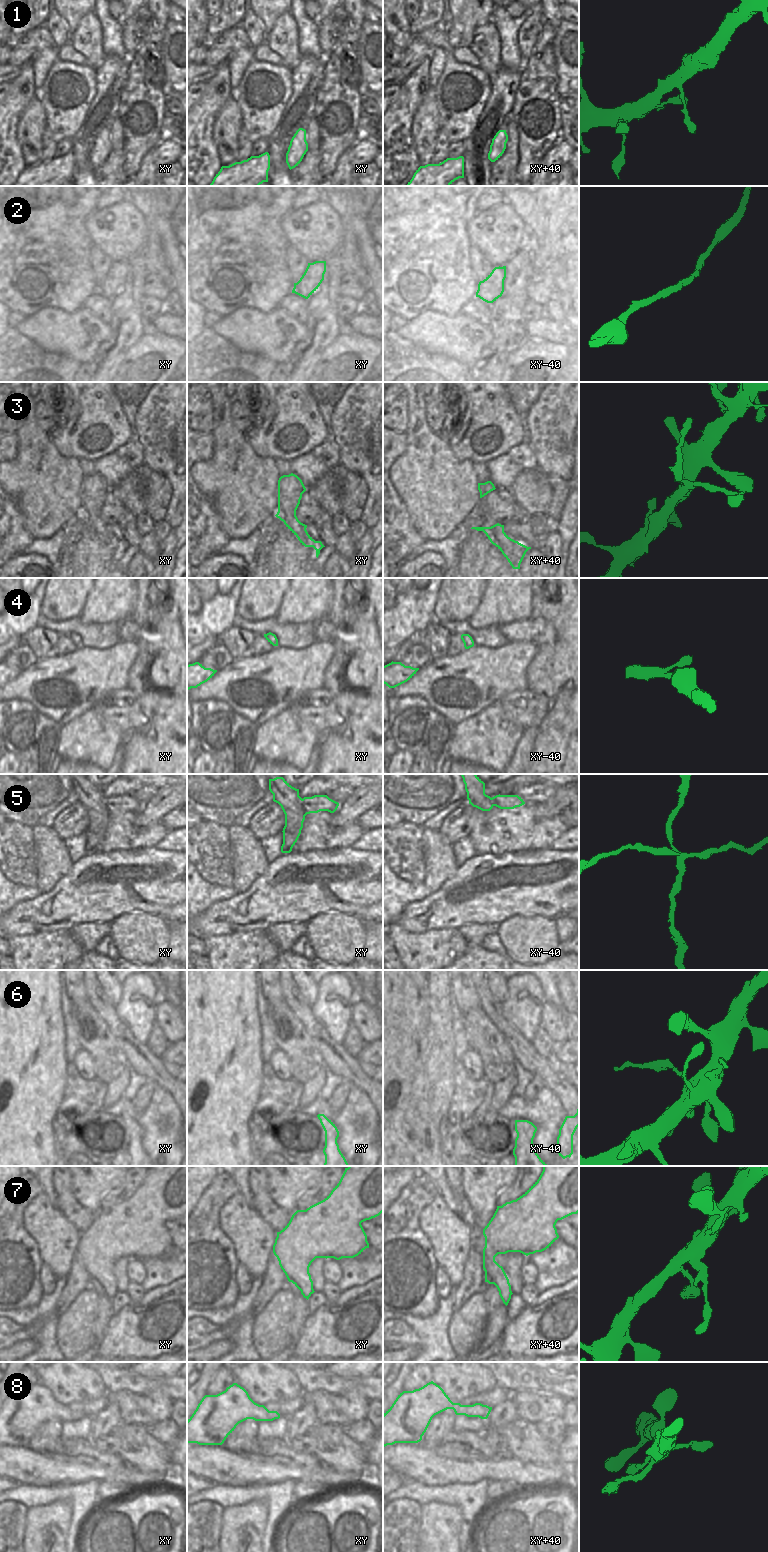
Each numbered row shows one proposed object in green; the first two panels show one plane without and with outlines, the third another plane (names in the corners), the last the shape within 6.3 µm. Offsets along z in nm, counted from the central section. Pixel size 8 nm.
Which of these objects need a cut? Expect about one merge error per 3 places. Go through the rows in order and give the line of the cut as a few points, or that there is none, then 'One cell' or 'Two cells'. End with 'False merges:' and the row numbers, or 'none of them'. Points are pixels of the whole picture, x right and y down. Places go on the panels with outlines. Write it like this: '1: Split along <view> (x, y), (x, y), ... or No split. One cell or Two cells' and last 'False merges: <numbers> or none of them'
1: No split. One cell
2: No split. One cell
3: No split. One cell
4: No split. One cell
5: Split along xy (302, 799), (302, 805), (306, 814). Two cells
6: Split along xy (326, 1117), (319, 1119). Two cells
7: No split. One cell
8: No split. One cell
False merges: 5, 6

